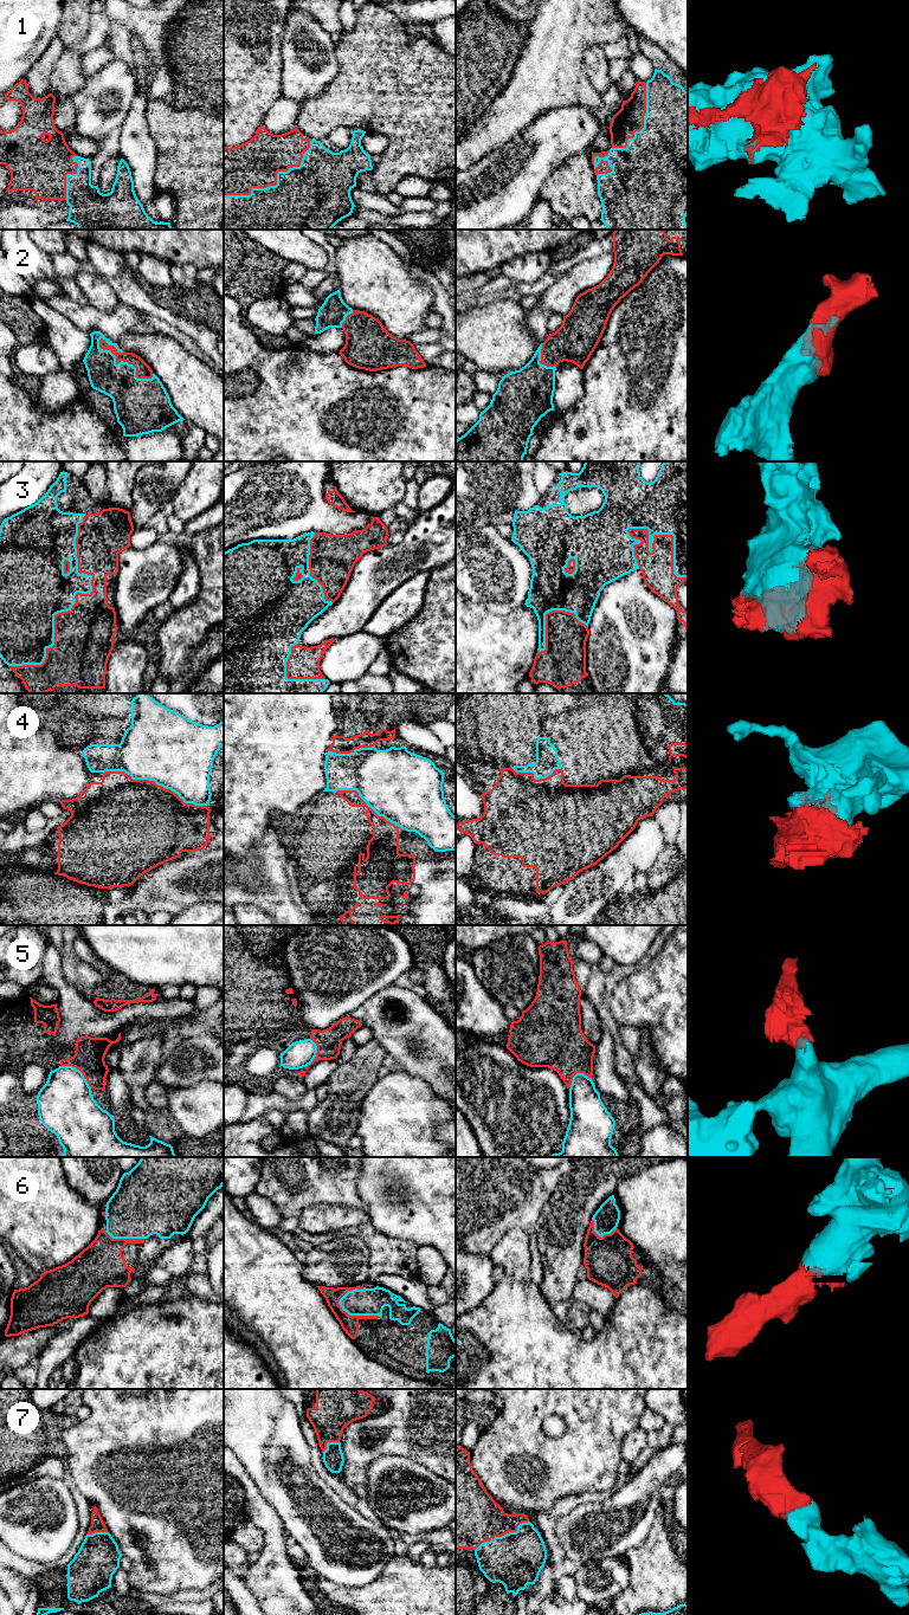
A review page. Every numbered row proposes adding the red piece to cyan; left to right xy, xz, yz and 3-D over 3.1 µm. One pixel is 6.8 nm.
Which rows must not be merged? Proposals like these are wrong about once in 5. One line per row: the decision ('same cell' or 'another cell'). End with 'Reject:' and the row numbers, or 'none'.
1: same cell
2: same cell
3: same cell
4: another cell
5: another cell
6: same cell
7: same cell
Reject: 4, 5

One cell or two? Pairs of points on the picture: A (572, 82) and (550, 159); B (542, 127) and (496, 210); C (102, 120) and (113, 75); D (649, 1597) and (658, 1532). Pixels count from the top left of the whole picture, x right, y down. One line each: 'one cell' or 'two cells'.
A: two cells
B: one cell
C: one cell
D: one cell

